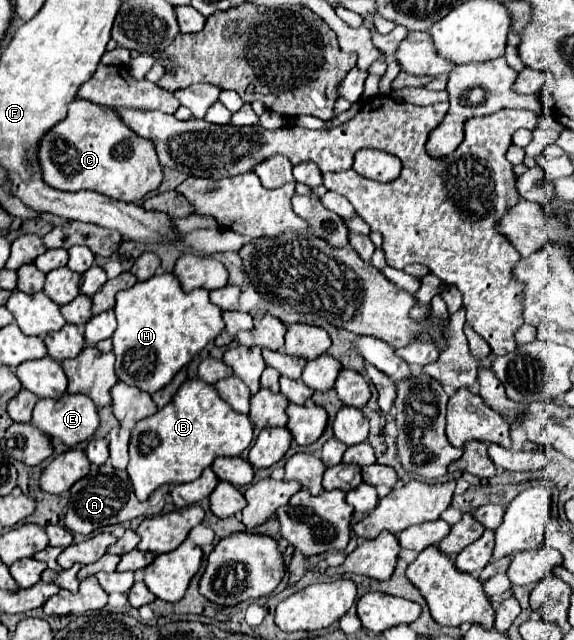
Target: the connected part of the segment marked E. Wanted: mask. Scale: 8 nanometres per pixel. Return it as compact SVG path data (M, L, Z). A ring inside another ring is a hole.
M64 393L58 399L38 399L34 413L32 413L32 423L46 435L58 437L64 445L72 447L80 441L86 441L98 427L98 411L96 405L90 401L86 395L70 395Z

